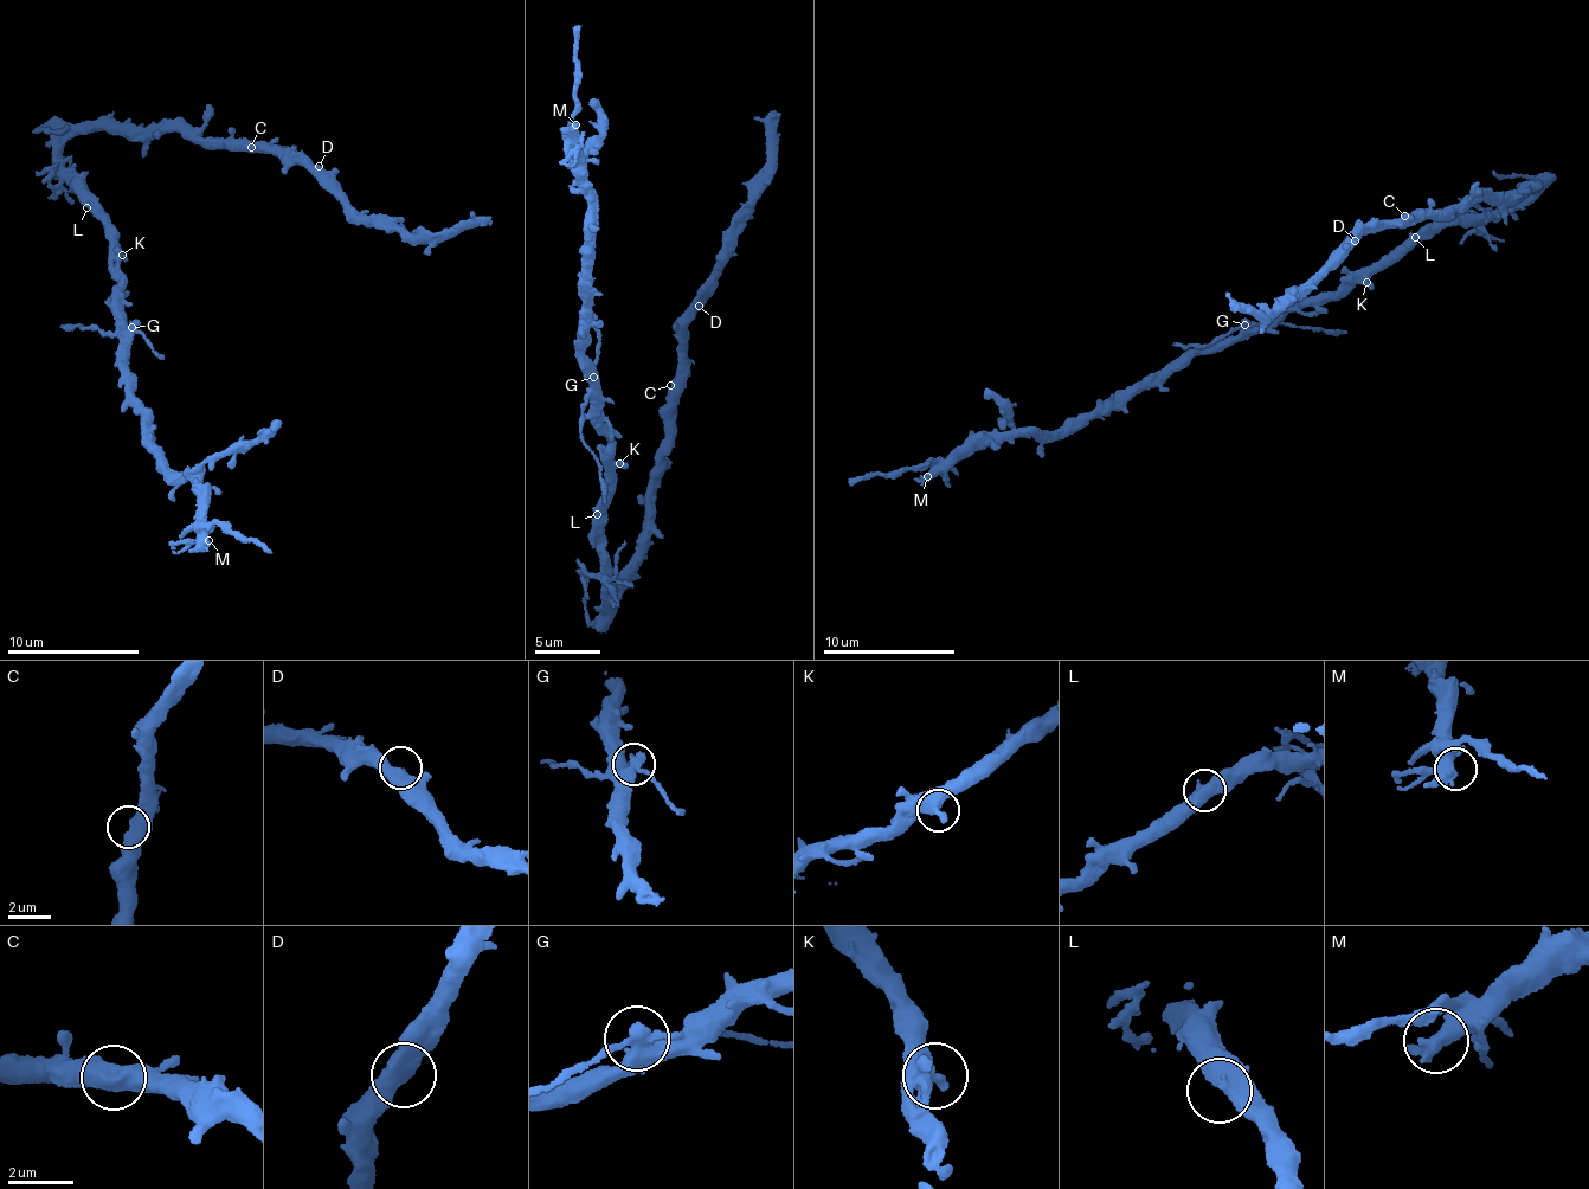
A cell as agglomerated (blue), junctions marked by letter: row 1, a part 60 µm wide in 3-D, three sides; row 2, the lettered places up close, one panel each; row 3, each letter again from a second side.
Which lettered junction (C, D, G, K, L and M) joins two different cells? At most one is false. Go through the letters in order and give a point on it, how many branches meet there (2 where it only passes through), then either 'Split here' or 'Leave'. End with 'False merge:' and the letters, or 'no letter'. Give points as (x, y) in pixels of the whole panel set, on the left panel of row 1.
C: Place: (251, 147). Branches: 2. Leave
D: Place: (319, 166). Branches: 2. Leave
G: Place: (132, 327). Branches: 2. Split here
K: Place: (122, 255). Branches: 2. Leave
L: Place: (87, 207). Branches: 2. Leave
M: Place: (208, 540). Branches: 2. Leave
False merge: G

